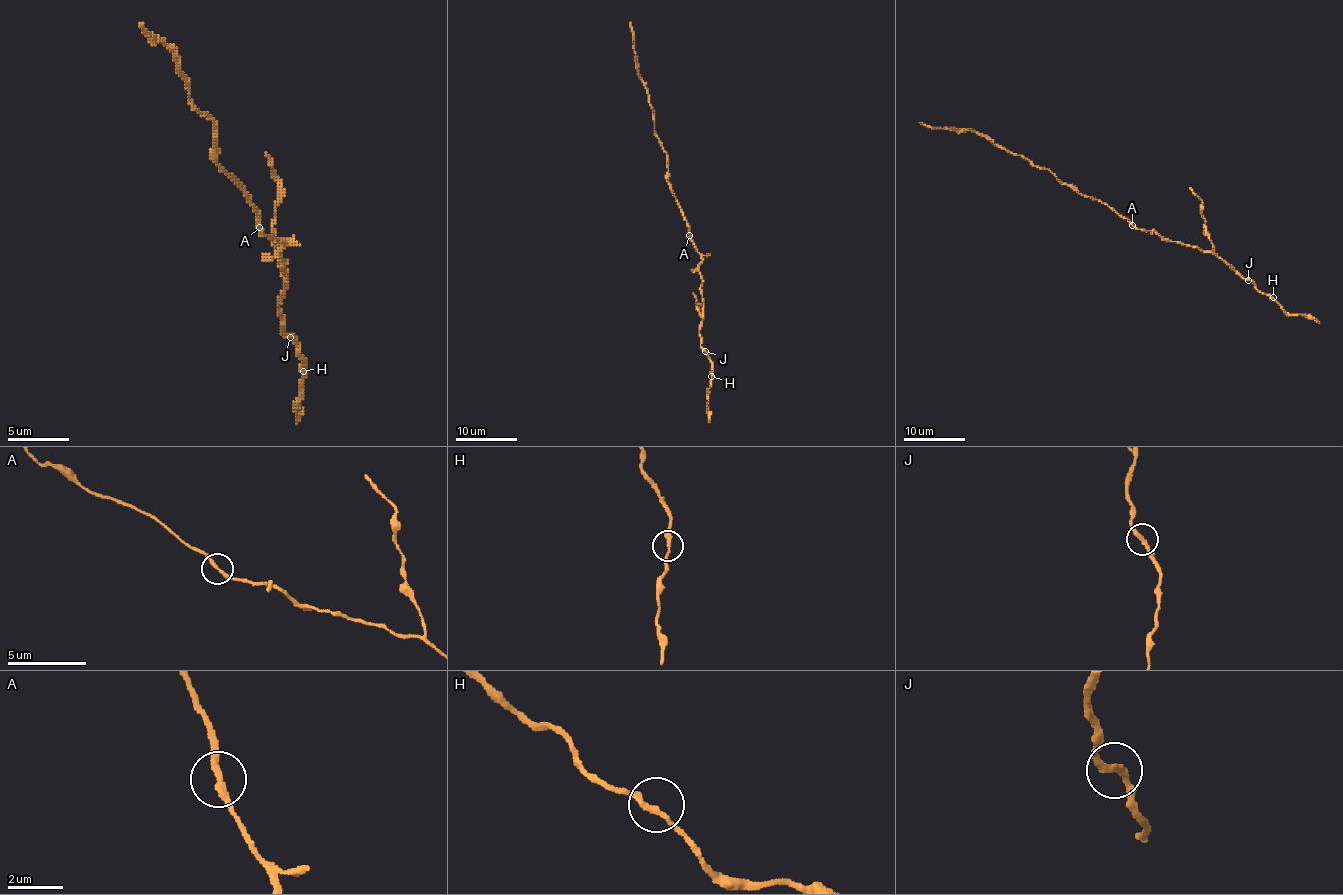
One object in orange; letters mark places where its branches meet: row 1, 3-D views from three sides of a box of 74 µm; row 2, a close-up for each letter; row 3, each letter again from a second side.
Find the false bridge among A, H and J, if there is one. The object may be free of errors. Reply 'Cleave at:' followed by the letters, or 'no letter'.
Cleave at: no letter

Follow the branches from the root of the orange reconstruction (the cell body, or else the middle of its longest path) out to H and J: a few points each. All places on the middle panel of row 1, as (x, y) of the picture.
H: (687, 224), (702, 260), (699, 271), (704, 319), (699, 336), (711, 362), (711, 376)
J: (687, 224), (690, 238), (702, 260), (699, 271), (702, 275), (704, 319), (699, 336), (705, 351)

